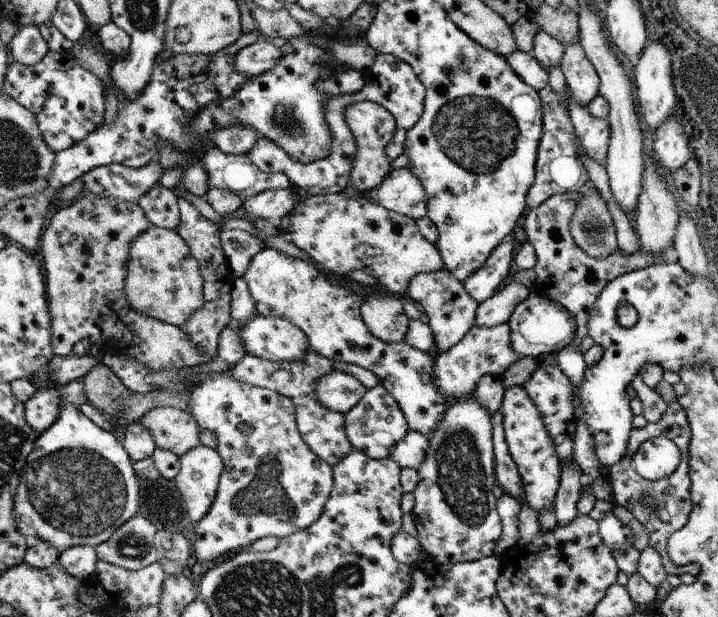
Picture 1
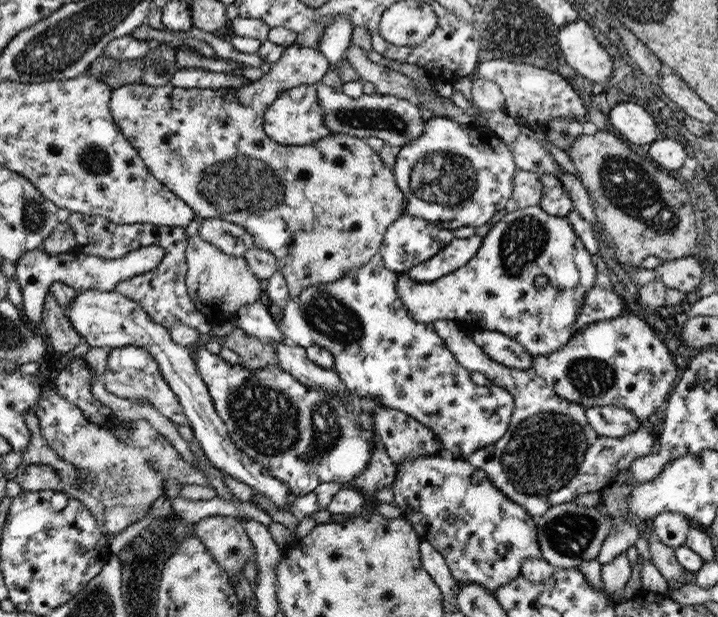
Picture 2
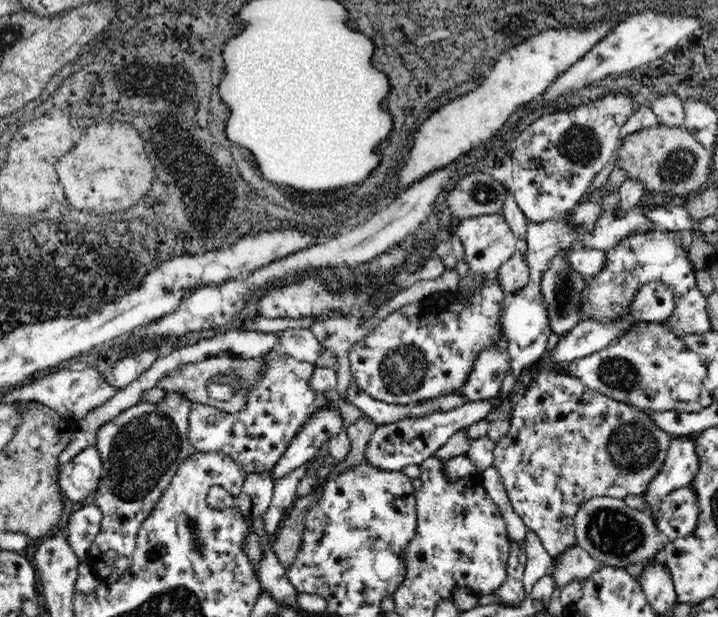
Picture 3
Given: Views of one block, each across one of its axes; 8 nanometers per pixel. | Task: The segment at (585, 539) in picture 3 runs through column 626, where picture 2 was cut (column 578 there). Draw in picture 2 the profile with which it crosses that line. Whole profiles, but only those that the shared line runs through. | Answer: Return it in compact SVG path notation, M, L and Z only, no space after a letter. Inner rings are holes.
M571 502L551 506L537 520L537 538L541 544L541 558L553 566L553 570L571 570L579 562L595 560L605 538L611 534L611 518L597 508L585 508Z

